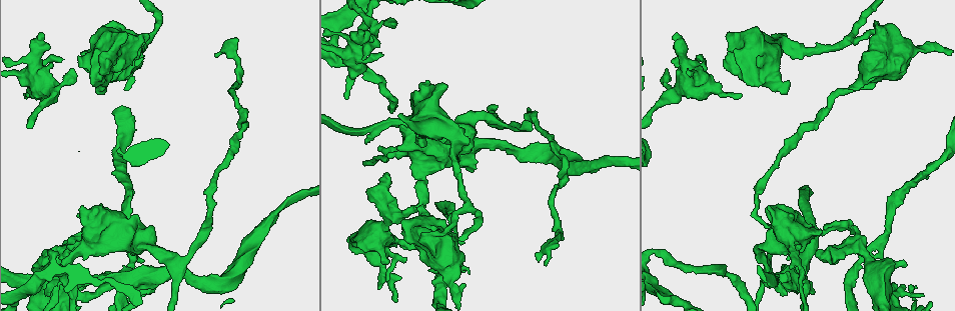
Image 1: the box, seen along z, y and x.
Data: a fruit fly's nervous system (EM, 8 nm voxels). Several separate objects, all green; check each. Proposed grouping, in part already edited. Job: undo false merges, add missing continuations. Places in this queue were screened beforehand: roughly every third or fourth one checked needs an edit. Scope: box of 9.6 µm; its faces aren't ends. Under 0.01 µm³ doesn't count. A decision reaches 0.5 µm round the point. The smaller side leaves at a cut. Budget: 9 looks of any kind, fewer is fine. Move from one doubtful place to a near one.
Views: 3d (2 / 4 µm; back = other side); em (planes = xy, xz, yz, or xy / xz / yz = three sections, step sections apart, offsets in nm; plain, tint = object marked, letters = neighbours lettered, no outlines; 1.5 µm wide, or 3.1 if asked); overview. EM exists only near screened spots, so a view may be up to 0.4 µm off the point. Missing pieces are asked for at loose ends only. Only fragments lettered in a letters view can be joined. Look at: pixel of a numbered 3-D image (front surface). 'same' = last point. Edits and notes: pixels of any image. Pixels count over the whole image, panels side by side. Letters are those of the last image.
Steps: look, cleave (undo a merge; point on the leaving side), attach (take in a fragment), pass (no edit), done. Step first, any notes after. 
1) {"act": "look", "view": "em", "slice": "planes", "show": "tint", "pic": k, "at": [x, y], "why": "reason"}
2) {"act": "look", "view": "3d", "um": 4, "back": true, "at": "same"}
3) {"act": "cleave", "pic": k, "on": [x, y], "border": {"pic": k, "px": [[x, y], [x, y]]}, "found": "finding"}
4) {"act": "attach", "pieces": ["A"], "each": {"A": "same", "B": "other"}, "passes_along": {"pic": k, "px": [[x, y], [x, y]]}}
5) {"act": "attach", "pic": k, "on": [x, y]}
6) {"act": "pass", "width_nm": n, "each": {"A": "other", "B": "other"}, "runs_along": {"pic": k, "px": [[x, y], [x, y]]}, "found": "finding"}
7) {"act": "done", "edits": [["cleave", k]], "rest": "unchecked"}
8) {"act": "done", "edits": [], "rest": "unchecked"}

{"act": "look", "view": "em", "slice": "planes", "show": "tint", "pic": 1, "at": [526, 156], "why": "sudden change in width"}

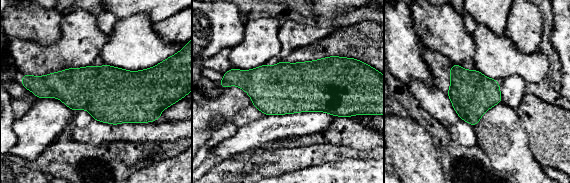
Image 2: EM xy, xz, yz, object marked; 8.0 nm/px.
{"act": "look", "view": "em", "slice": "planes", "show": "letters", "at": "same"}

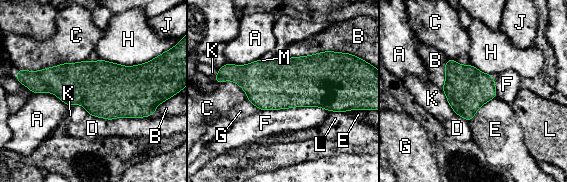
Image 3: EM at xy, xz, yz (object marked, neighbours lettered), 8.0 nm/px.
{"act": "pass", "each": {"A": "other", "B": "other", "C": "other", "D": "other", "E": "other", "F": "other", "G": "other", "H": "other", "J": "other", "K": "other", "L": "other", "M": "other"}, "border": {"pic": 3, "px": [[496, 96], [486, 101], [469, 122]]}, "found": "all the same neuron"}

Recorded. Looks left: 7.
{"act": "look", "view": "3d", "um": 4, "pic": 1, "at": [150, 275], "why": "looks like a crossing"}

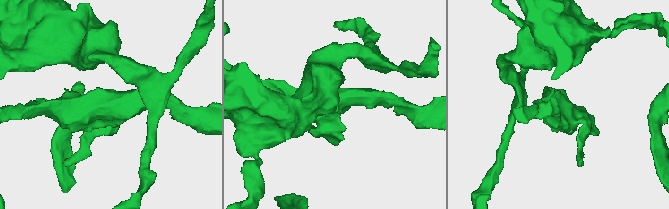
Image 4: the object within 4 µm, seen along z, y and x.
{"act": "look", "view": "em", "slice": "yz", "step": 8, "show": "letters", "pic": 4, "at": [105, 106], "arms": 4, "why": "shape alone is not enough"}

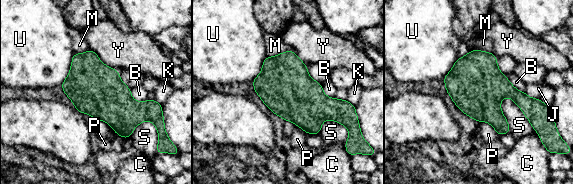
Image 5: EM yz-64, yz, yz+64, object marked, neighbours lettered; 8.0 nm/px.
{"act": "look", "view": "em", "slice": "planes", "show": "letters", "at": "same"}

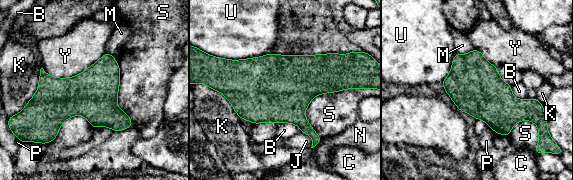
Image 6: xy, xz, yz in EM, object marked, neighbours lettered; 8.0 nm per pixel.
{"act": "pass", "each": {"B": "other", "C": "other", "J": "other", "K": "other", "M": "other", "N": "other", "P": "other", "S": "other", "U": "other", "Y": "other"}, "found": "continuous, no second neuron"}

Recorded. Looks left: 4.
{"act": "look", "view": "3d", "um": 2, "pic": 1, "at": [892, 284], "why": "an open end"}

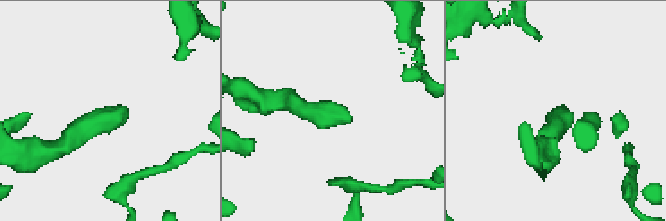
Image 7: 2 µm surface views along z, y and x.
{"act": "look", "view": "em", "slice": "planes", "show": "plain", "pic": 7, "at": [350, 121], "why": "now the EM"}

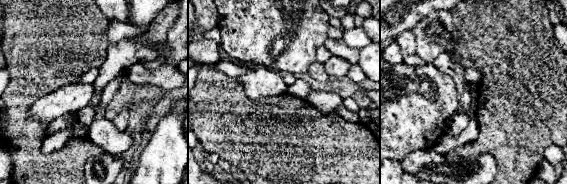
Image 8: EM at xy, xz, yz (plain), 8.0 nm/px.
{"act": "look", "view": "em", "slice": "planes", "show": "letters", "at": "same"}

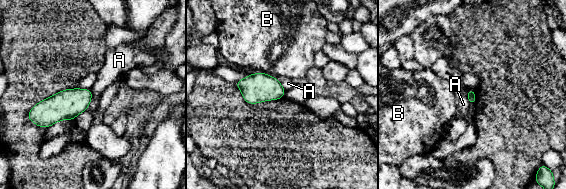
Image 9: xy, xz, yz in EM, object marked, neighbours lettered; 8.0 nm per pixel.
{"act": "pass", "longest_contact_nm": ["A", 280], "each": {"A": "other", "B": "other"}, "border": {"pic": 9, "px": [[90, 89], [89, 105], [72, 119]]}, "found": "none of them fits"}

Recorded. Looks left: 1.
{"act": "done", "edits": [], "rest": "unchecked"}

